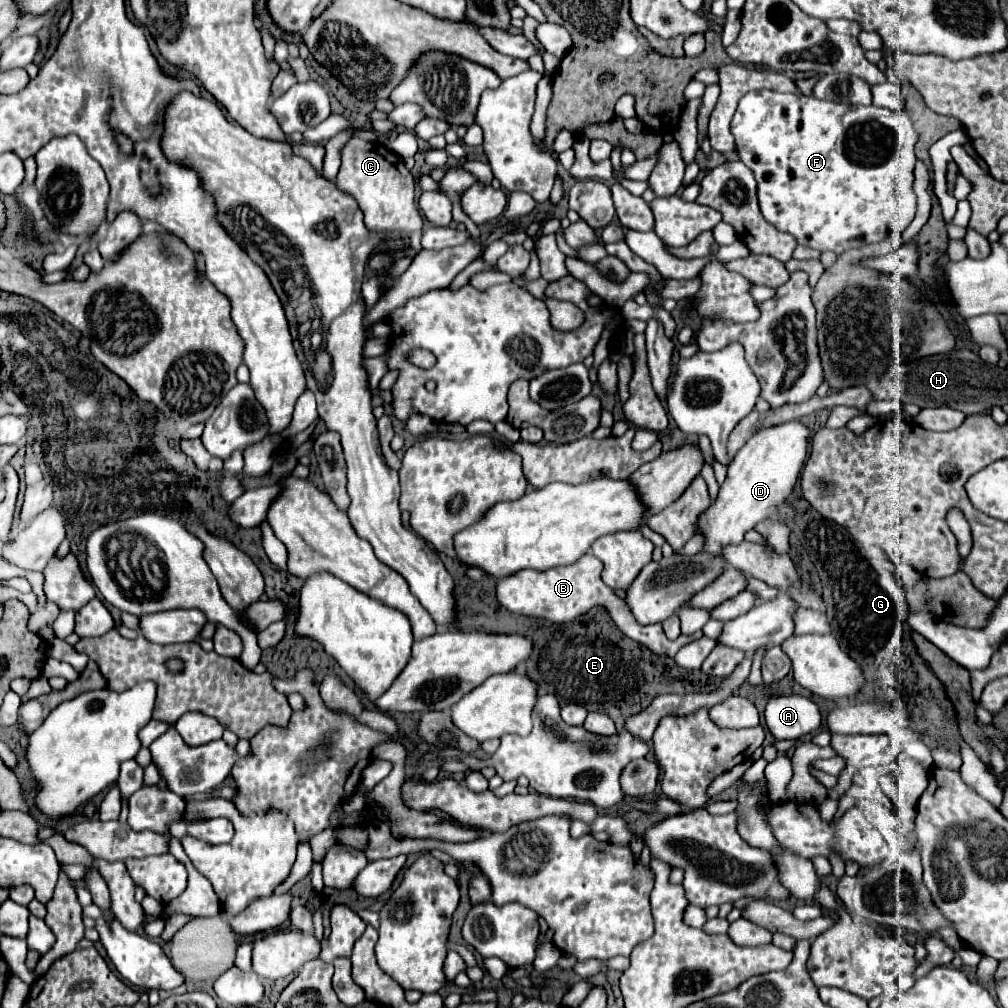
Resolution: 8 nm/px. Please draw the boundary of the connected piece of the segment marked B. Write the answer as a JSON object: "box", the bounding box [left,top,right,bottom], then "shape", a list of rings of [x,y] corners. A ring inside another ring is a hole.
{"box":[497,554,703,656],"shape":[[[593,554],[583,556],[583,560],[569,564],[569,566],[559,566],[559,568],[551,568],[551,570],[519,570],[511,576],[499,578],[497,580],[497,600],[501,606],[505,606],[509,612],[515,614],[525,614],[525,616],[537,616],[537,618],[547,618],[549,622],[571,622],[577,616],[589,612],[595,606],[603,606],[613,622],[617,624],[617,628],[625,634],[631,636],[631,640],[639,640],[641,644],[647,644],[651,650],[665,654],[665,656],[675,656],[677,650],[695,639],[703,636],[702,631],[698,631],[691,636],[679,636],[677,640],[669,640],[661,628],[661,624],[651,624],[651,626],[643,626],[635,620],[635,616],[631,614],[629,606],[611,590],[603,584],[601,580],[601,570],[603,570],[603,562],[599,562]]]}

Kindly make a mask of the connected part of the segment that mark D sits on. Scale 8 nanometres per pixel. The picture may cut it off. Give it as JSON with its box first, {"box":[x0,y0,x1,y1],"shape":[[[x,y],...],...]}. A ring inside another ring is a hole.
{"box":[699,420,811,554],"shape":[[[799,420],[763,428],[747,440],[747,444],[735,454],[717,500],[699,518],[699,532],[707,538],[705,552],[721,554],[723,544],[737,544],[757,522],[775,516],[779,504],[793,494],[795,482],[807,462],[809,442],[811,432]]]}

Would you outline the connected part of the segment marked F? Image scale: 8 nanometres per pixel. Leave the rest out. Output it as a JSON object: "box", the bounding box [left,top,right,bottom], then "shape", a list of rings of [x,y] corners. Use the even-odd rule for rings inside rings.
{"box":[731,92,917,254],"shape":[[[751,92],[741,98],[731,122],[737,152],[753,170],[759,186],[761,214],[781,232],[793,234],[803,246],[843,254],[851,248],[879,242],[891,232],[903,234],[915,216],[913,168],[917,132],[905,112],[897,114],[879,106],[851,106],[825,102],[813,96],[781,92]]]}

